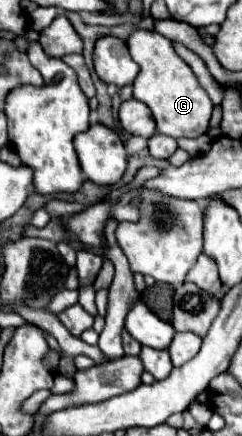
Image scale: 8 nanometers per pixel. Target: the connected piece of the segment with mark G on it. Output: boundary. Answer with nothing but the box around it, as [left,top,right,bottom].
[127,29,213,137]

